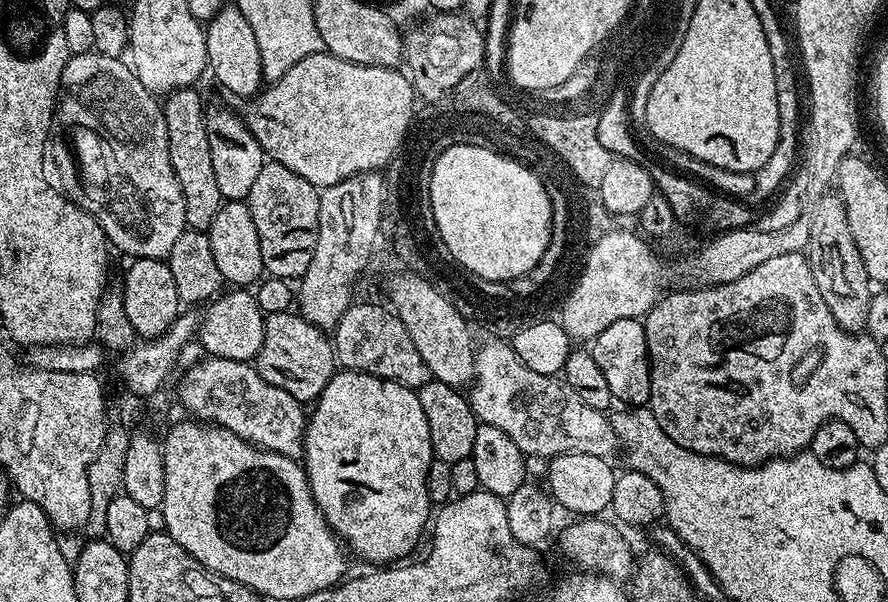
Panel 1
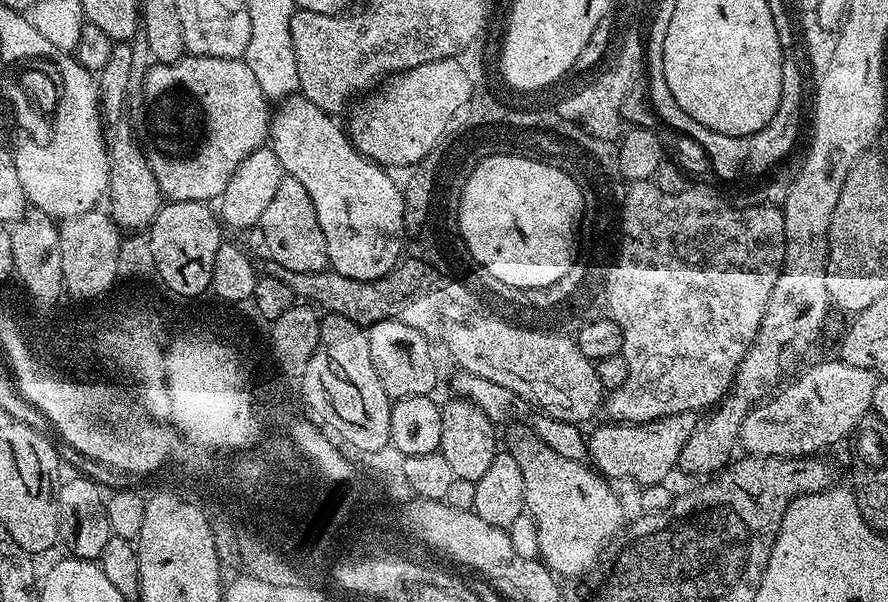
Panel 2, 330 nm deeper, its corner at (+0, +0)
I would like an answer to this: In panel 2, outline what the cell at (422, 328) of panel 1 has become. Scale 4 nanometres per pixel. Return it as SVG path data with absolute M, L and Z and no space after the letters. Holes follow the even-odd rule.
M534 434L518 437L510 445L510 451L522 470L526 510L538 526L539 559L560 578L590 571L599 562L600 551L611 542L612 535L616 531L617 535L626 524L624 508L612 493L612 486L585 463L554 454Z

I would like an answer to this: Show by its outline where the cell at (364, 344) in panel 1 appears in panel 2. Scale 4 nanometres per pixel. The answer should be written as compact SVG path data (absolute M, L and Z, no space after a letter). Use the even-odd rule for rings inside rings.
M383 320L367 325L370 342L370 362L374 362L374 371L382 381L382 390L386 390L388 399L395 402L411 396L432 396L436 388L436 356L433 345L414 326L406 326L406 322Z

